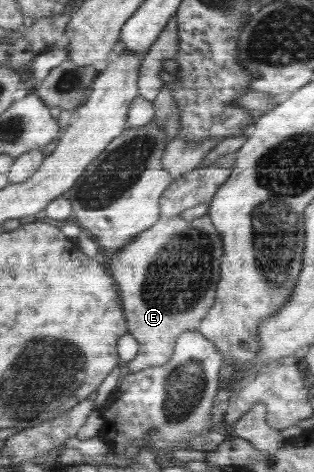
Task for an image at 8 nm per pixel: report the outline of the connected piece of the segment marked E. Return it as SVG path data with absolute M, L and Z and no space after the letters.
M218 162L199 165L194 170L186 172L173 183L159 200L159 219L148 230L138 234L137 239L128 247L107 260L114 280L121 287L122 300L126 300L126 316L130 316L130 336L138 342L138 352L131 361L124 365L130 373L136 373L148 367L162 366L173 356L176 350L177 338L186 332L194 332L202 319L216 303L216 290L220 278L220 258L222 258L222 238L218 236L217 228L212 219L203 217L192 222L182 218L182 212L194 208L198 204L208 204L213 196L229 179L232 170L223 168Z

